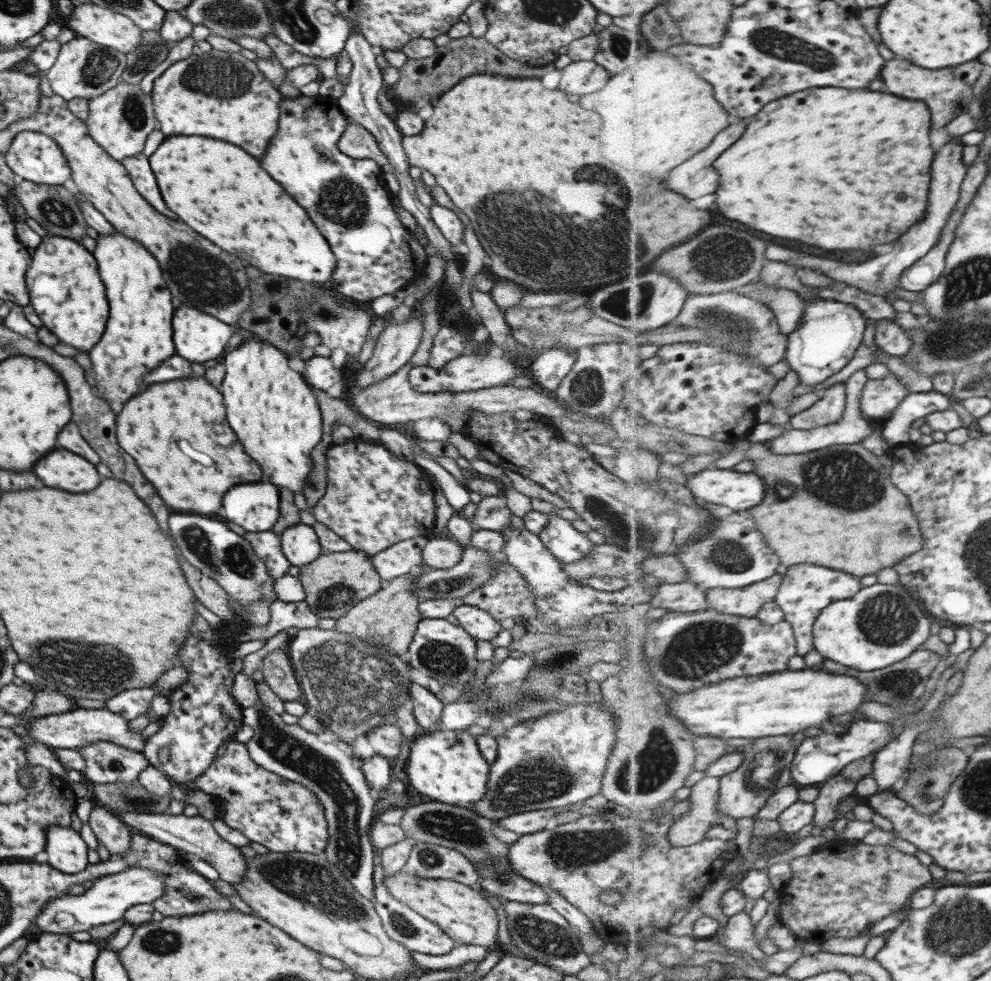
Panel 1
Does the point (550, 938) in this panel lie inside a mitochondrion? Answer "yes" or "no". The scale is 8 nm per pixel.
yes

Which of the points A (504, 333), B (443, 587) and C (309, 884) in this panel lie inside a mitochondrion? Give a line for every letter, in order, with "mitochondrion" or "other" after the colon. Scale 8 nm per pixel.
A: other
B: mitochondrion
C: mitochondrion

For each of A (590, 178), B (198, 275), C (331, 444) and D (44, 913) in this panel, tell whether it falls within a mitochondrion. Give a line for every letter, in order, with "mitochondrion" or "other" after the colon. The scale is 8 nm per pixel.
A: mitochondrion
B: mitochondrion
C: other
D: other

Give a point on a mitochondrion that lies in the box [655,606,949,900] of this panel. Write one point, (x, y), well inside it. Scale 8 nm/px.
(767, 767)

